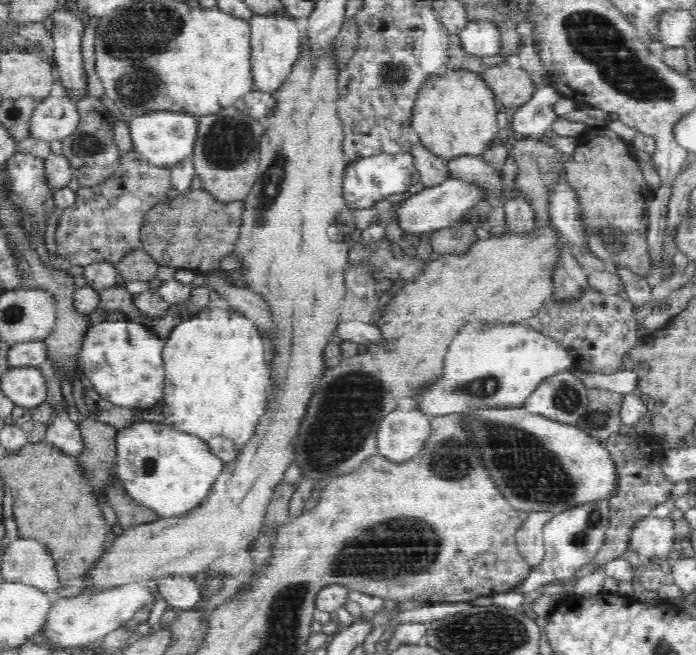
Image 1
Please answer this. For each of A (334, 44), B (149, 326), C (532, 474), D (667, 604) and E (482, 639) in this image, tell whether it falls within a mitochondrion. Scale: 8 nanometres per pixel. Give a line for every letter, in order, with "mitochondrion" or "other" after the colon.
A: other
B: other
C: mitochondrion
D: other
E: mitochondrion

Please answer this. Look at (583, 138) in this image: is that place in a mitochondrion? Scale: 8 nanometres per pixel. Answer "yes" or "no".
no

